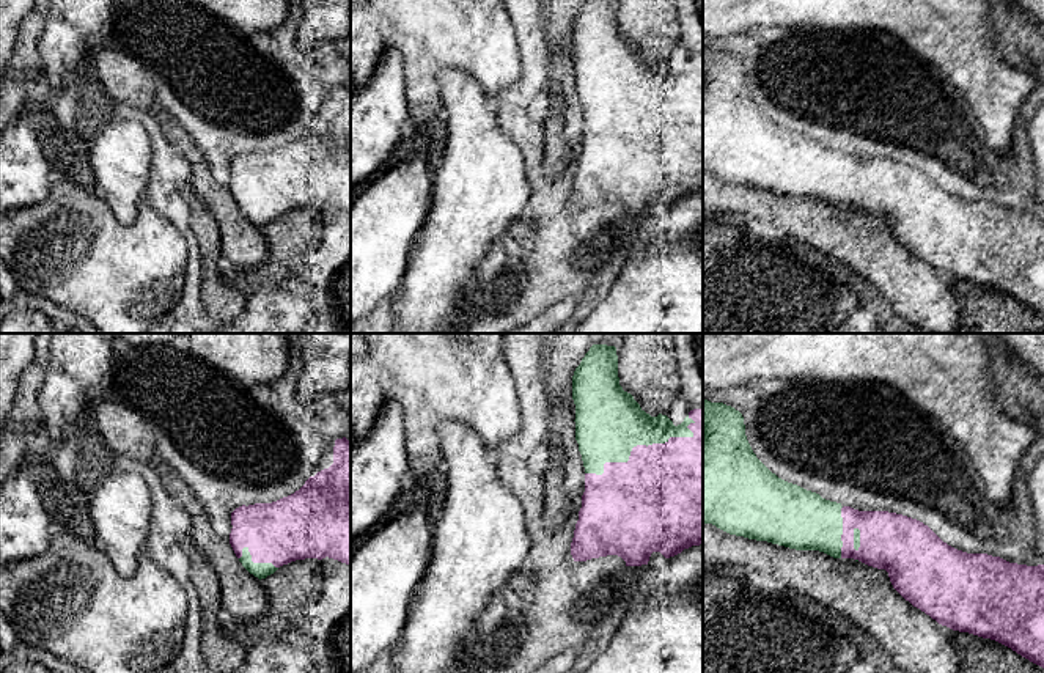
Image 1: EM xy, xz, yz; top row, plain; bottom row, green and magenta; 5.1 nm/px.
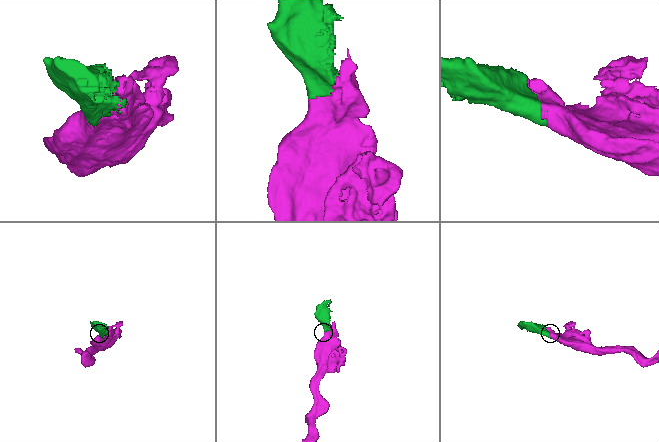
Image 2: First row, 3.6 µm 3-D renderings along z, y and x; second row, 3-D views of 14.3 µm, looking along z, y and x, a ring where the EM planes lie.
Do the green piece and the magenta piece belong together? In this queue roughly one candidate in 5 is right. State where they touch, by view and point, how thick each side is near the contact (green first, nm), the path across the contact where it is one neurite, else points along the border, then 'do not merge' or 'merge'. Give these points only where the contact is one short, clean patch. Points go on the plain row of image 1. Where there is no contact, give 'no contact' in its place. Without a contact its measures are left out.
xz (640, 91) | 360/440 nm | merge

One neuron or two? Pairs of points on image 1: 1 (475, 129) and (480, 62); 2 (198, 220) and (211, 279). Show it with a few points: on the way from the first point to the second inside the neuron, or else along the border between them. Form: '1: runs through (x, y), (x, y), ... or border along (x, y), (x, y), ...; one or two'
1: border along (444, 69), (464, 69), (494, 99); two
2: runs through (208, 235), (211, 264); one

